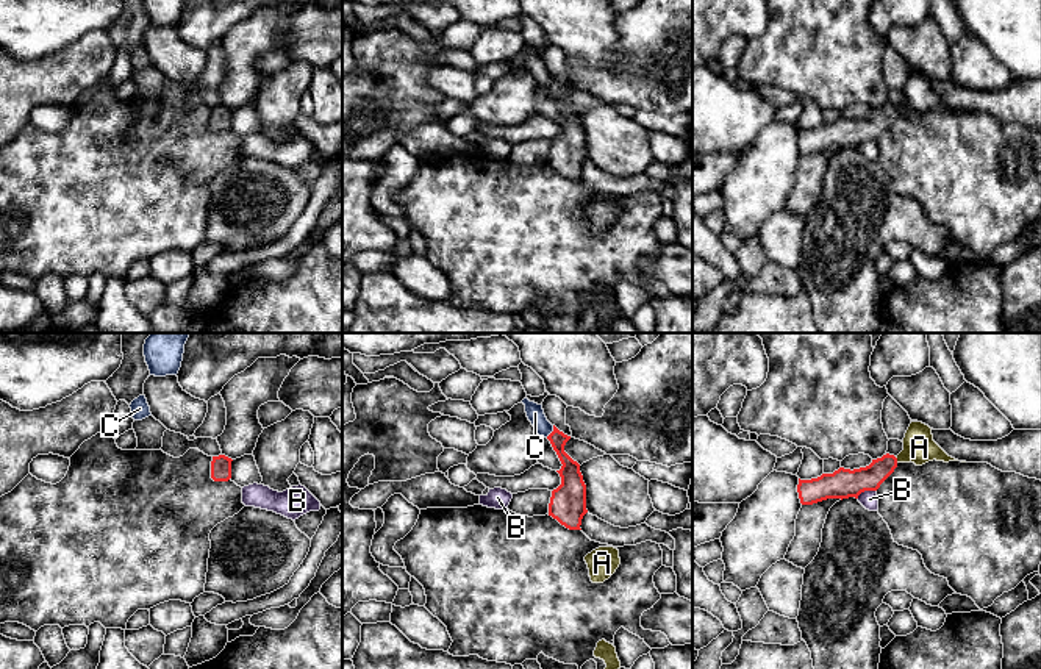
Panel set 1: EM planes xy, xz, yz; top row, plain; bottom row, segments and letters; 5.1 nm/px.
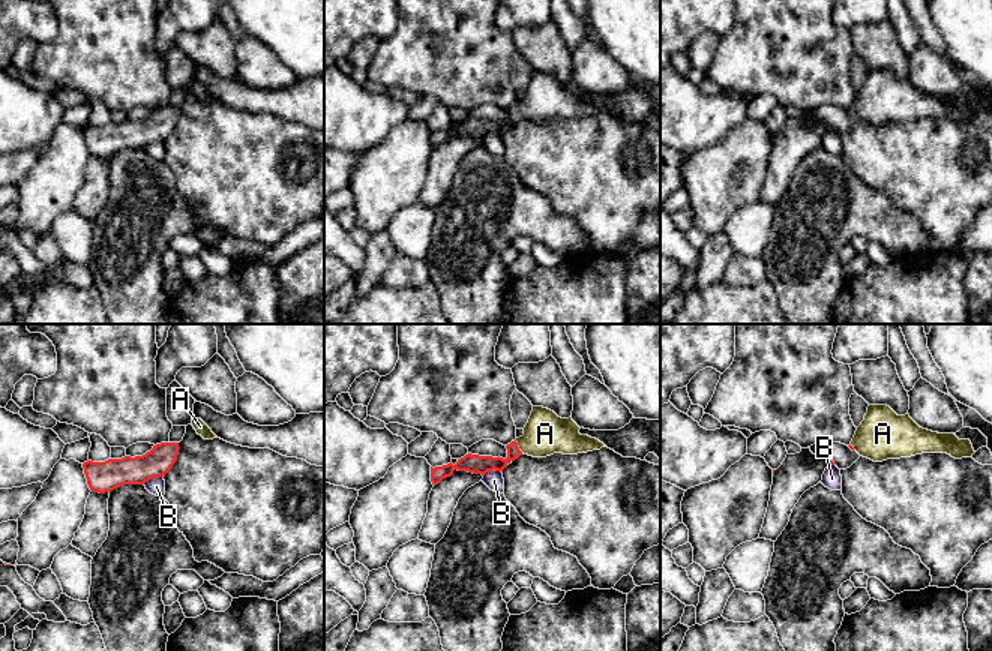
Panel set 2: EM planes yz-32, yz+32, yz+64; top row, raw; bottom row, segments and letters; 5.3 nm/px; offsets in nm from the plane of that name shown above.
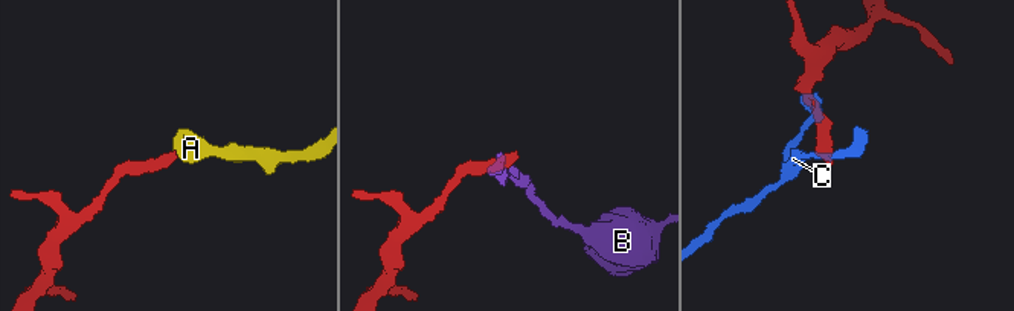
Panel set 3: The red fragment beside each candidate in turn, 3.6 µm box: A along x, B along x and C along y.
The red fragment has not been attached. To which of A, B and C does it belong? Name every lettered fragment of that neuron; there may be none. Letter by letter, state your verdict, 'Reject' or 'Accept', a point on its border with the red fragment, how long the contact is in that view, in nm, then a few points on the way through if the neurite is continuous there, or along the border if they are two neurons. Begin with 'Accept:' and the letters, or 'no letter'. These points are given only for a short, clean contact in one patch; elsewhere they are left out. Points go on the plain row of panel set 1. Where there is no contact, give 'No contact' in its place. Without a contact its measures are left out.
Accept: A
A: Accept. Touches red at yz (896, 110). Shared border 40 nm. Path across: yz (854, 132), (869, 128), (896, 110), (919, 97)
B: Reject. Touches red at yz (866, 139). Shared border 110 nm. Boundary: yz (876, 139), (866, 139), (857, 147)
C: Reject. Touches red at xz (552, 82). Shared border 80 nm. Boundary: xz (554, 75), (546, 86)

